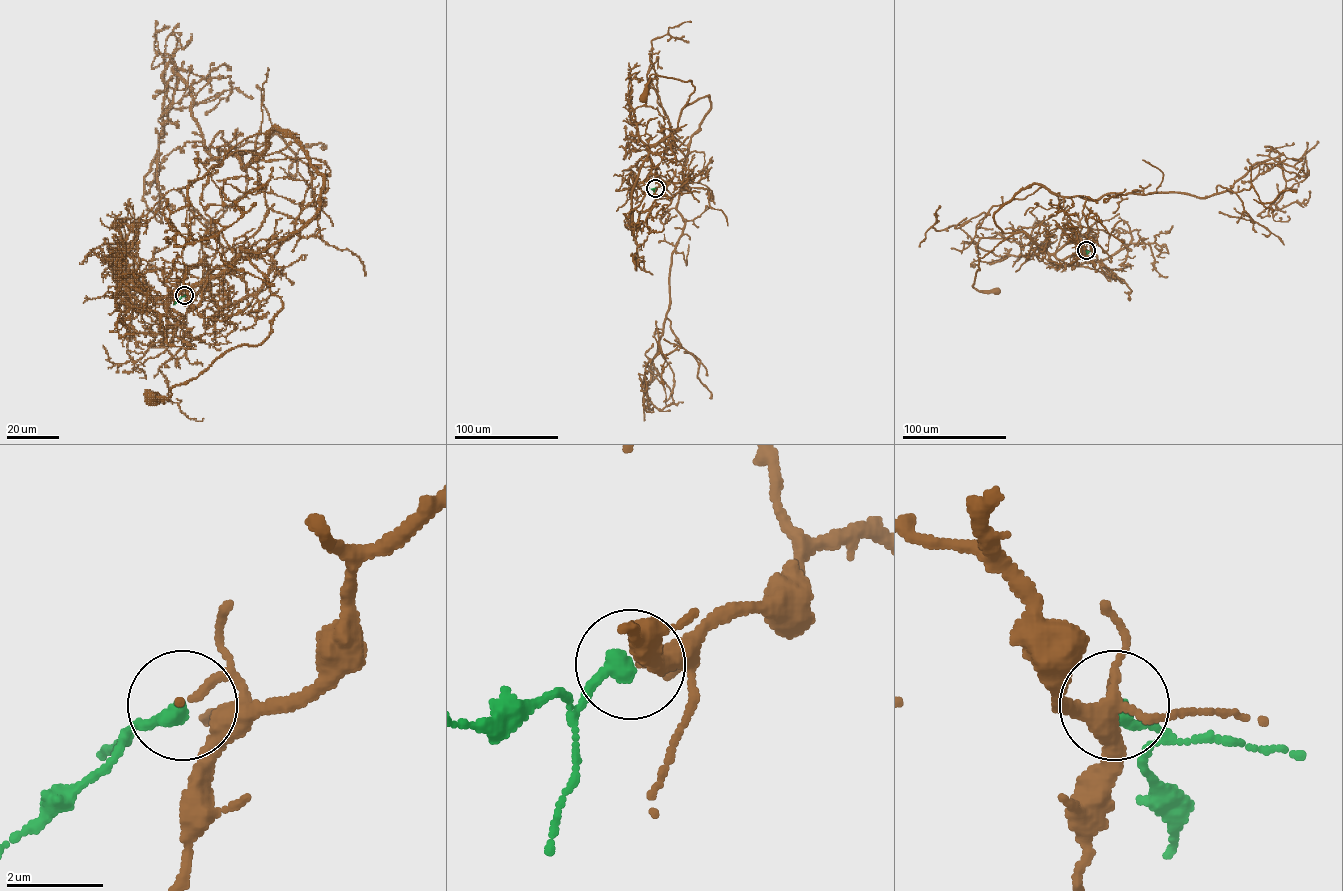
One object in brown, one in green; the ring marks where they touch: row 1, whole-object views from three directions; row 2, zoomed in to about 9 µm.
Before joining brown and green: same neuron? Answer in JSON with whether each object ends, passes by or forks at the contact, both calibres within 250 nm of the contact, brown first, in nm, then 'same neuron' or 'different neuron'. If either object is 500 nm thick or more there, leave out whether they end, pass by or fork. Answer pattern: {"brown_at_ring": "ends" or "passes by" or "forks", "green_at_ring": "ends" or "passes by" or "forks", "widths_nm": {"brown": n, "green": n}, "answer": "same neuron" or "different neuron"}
{"brown_at_ring": "passes by", "green_at_ring": "ends", "widths_nm": {"brown": 110, "green": 360}, "answer": "same neuron"}

